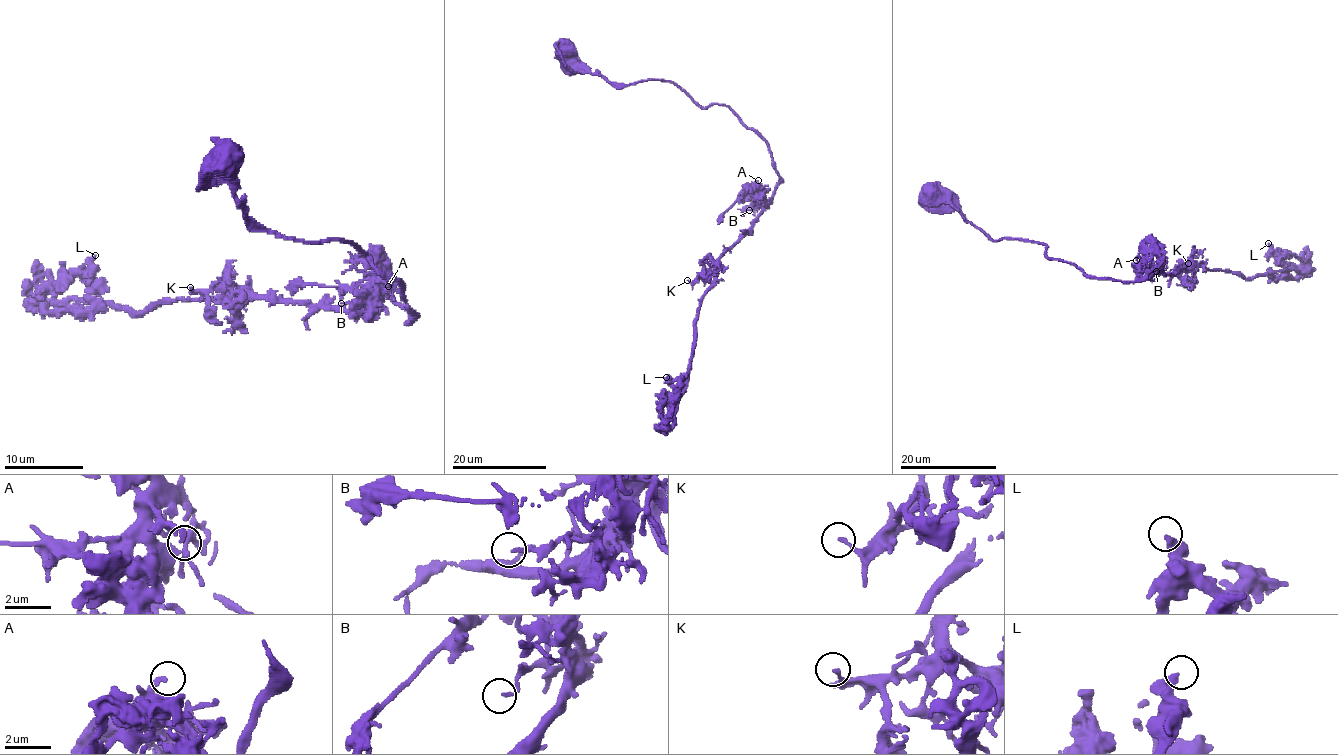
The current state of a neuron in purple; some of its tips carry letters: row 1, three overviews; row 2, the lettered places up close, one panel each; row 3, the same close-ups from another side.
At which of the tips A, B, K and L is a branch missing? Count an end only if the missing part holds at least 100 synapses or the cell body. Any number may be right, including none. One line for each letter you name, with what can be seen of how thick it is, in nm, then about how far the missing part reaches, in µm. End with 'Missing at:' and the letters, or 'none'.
Missing at: none

